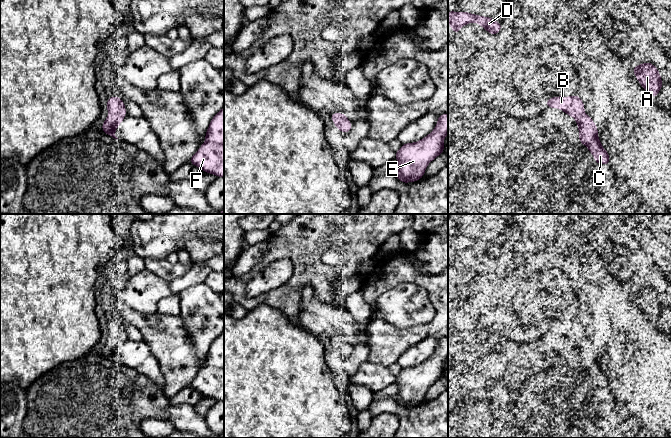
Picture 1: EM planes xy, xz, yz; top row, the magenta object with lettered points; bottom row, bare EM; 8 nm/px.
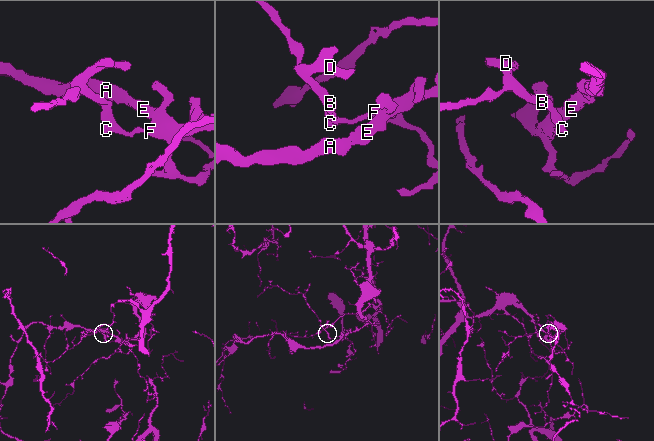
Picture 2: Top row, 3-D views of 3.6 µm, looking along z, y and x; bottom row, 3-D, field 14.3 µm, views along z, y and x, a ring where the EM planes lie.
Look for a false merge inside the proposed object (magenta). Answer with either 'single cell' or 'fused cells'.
single cell

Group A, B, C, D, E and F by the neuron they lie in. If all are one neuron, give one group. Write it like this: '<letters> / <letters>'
A B C D E F

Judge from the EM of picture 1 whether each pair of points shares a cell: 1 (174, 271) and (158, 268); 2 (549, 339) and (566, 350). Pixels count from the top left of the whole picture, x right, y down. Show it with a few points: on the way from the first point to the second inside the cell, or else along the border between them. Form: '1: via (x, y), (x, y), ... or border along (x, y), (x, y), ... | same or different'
1: via (170, 270), (162, 268) | same
2: via (553, 340), (562, 346) | same

